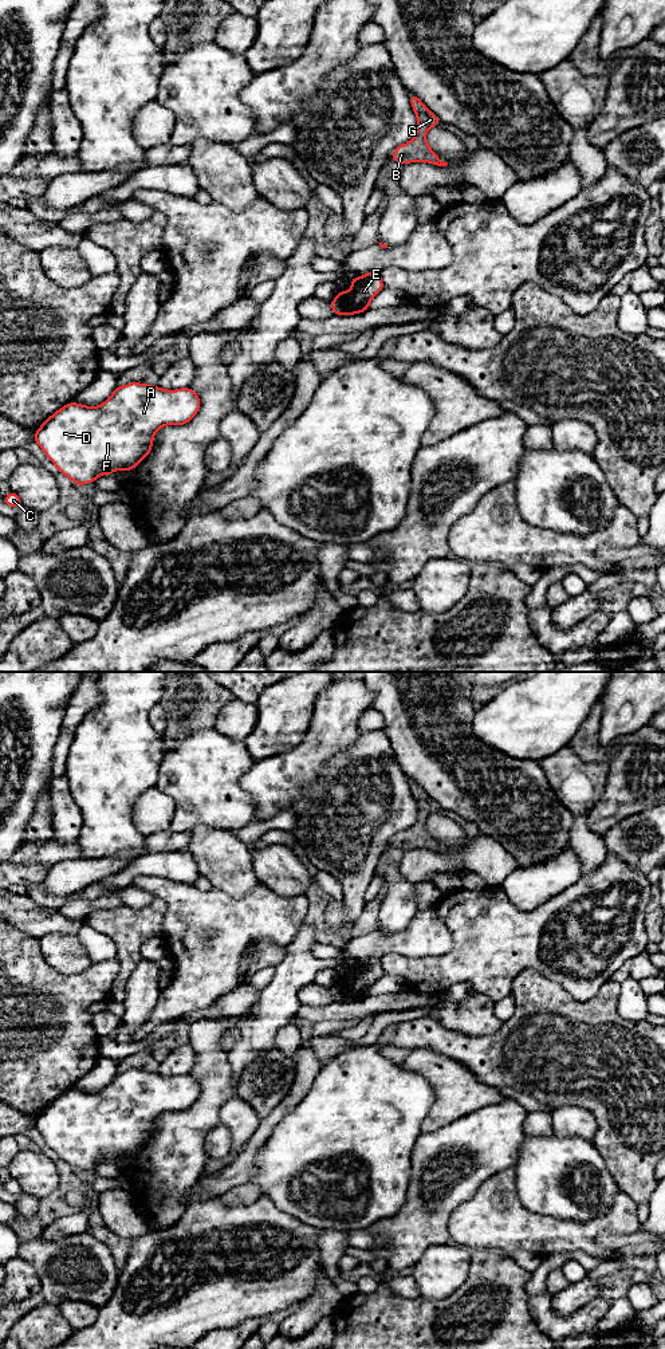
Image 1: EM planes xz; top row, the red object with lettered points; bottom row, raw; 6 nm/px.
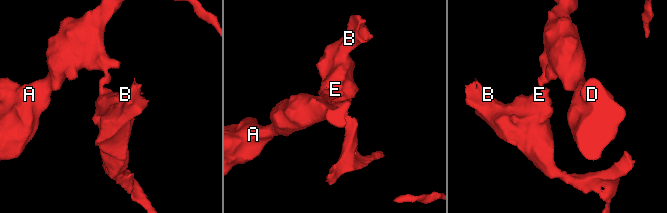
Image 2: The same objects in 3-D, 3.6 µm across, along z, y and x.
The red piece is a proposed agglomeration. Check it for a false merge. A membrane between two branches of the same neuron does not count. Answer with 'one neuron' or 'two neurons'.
two neurons

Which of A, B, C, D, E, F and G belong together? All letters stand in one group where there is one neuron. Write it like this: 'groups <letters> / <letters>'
groups A C D F / B E G

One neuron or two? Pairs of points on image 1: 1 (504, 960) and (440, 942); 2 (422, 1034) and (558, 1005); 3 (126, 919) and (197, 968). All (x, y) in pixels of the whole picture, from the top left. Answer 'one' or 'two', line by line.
1: two
2: one
3: two

